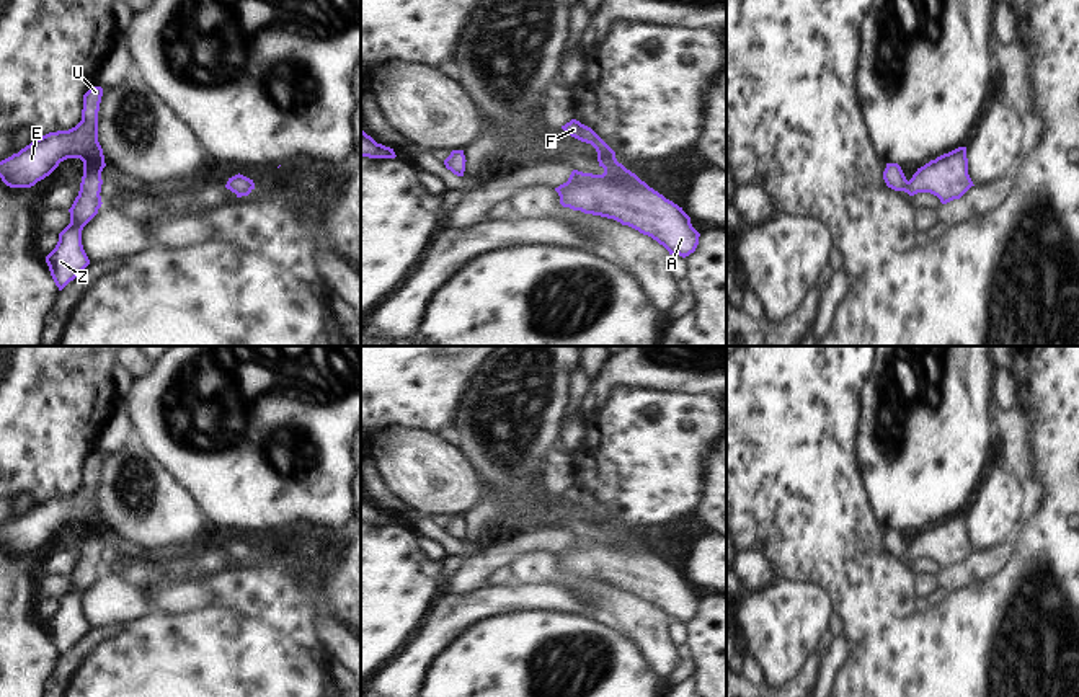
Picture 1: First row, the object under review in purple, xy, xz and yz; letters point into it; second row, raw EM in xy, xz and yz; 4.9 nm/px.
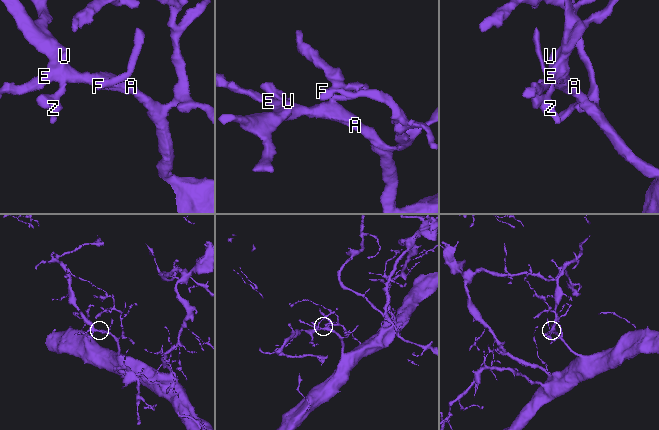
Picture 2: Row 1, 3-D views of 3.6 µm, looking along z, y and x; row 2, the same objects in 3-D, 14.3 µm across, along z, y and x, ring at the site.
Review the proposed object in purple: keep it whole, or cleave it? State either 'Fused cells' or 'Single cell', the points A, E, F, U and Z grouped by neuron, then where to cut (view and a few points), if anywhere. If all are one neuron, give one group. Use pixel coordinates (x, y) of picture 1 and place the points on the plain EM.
Single cell. Groups: A E F U Z. No split

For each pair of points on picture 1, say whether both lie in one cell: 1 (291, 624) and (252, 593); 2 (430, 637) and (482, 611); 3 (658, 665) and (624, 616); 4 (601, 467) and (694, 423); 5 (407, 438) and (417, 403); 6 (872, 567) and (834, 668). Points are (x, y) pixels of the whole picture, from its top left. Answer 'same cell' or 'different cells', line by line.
1: same cell
2: same cell
3: same cell
4: same cell
5: different cells
6: different cells

